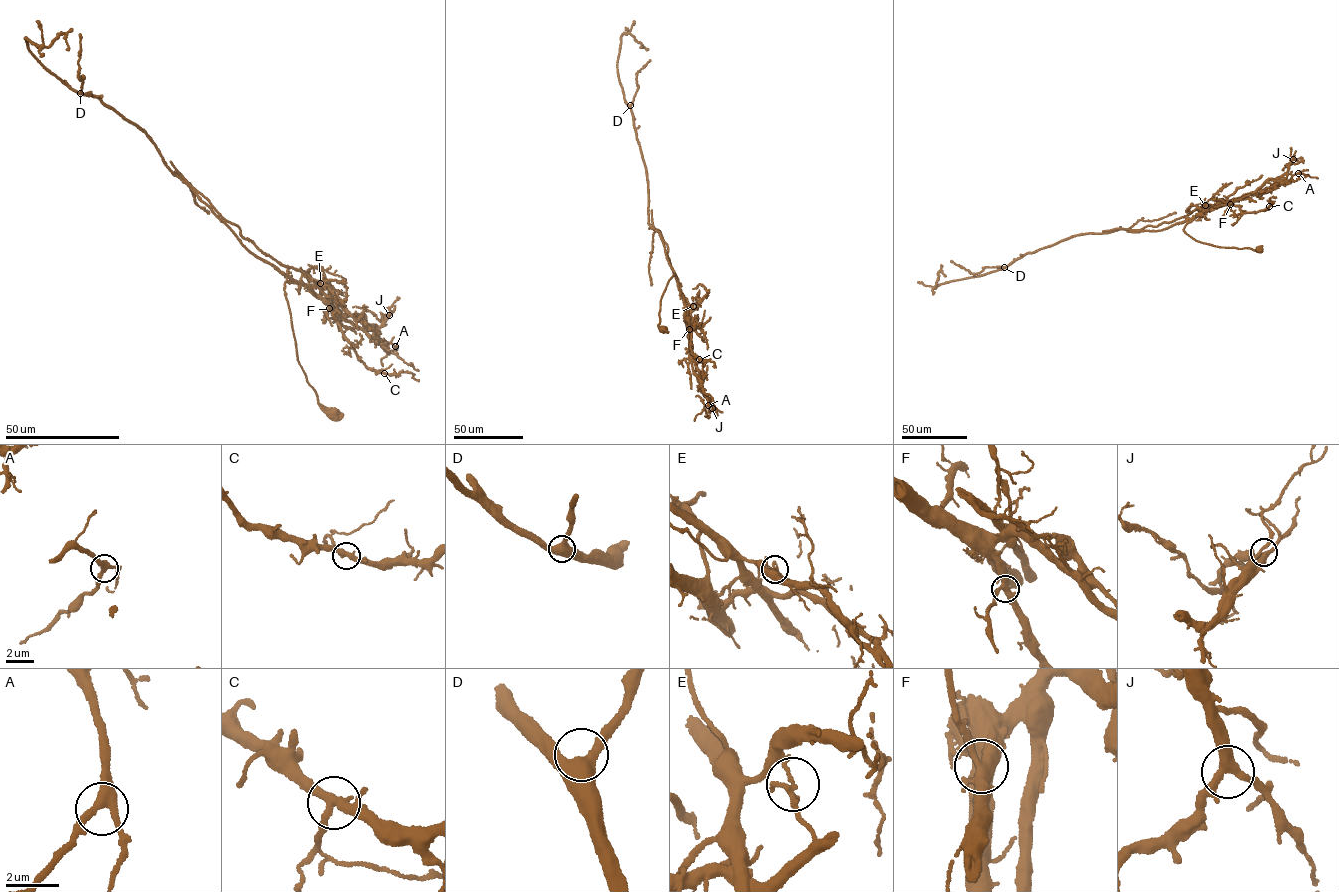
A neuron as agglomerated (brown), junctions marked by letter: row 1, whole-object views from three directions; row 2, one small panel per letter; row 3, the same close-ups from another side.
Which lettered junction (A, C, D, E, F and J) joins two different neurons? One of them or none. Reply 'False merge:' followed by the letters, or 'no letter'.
False merge: E

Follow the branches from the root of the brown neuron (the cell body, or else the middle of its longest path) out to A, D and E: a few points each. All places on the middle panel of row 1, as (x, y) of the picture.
A: (664, 328), (658, 326), (660, 300), (674, 274), (689, 328), (693, 373), (708, 405)
D: (664, 328), (660, 300), (669, 279), (678, 278), (649, 222), (647, 171), (630, 105)
E: (664, 328), (658, 326), (660, 300), (673, 275), (681, 296), (693, 306)

